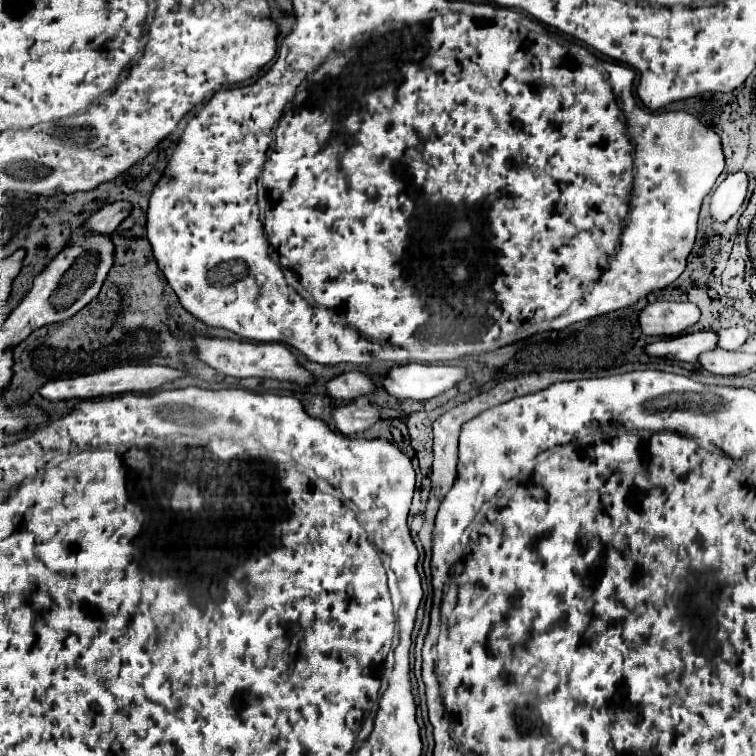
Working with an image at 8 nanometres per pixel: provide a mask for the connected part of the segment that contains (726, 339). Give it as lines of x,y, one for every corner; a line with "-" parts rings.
734,326
734,328
728,328
728,330
720,330
718,336
720,336
720,340
718,340
720,348
724,348
724,350
740,350
750,334
742,326

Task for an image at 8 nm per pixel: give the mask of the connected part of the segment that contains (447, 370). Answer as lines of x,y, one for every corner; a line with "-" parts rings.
406,364
406,366
396,366
388,372
384,378
384,388
388,394
396,398
410,398
410,400
428,400
434,398
450,388
454,388
458,382
466,378
466,370
460,366
434,366
434,364

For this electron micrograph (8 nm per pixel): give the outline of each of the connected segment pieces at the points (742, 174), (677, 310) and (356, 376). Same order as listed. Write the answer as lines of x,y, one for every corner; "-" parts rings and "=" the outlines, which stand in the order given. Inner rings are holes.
738,170
728,174
722,184
714,190
712,194
712,202
710,202
710,212
714,216
716,224
726,222
744,202
746,194
748,194
748,172
746,170
=
652,302
640,312
640,328
648,336
672,338
700,320
700,308
692,302
=
346,372
328,382
328,394
336,400
354,400
376,390
374,380
366,372

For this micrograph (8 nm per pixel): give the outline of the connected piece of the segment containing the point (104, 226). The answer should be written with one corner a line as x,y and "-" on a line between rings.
114,202
104,206
102,210
98,210
96,214
90,216
90,220
84,224
84,230
92,232
92,234
112,234
116,230
116,226
130,214
132,204
130,202

